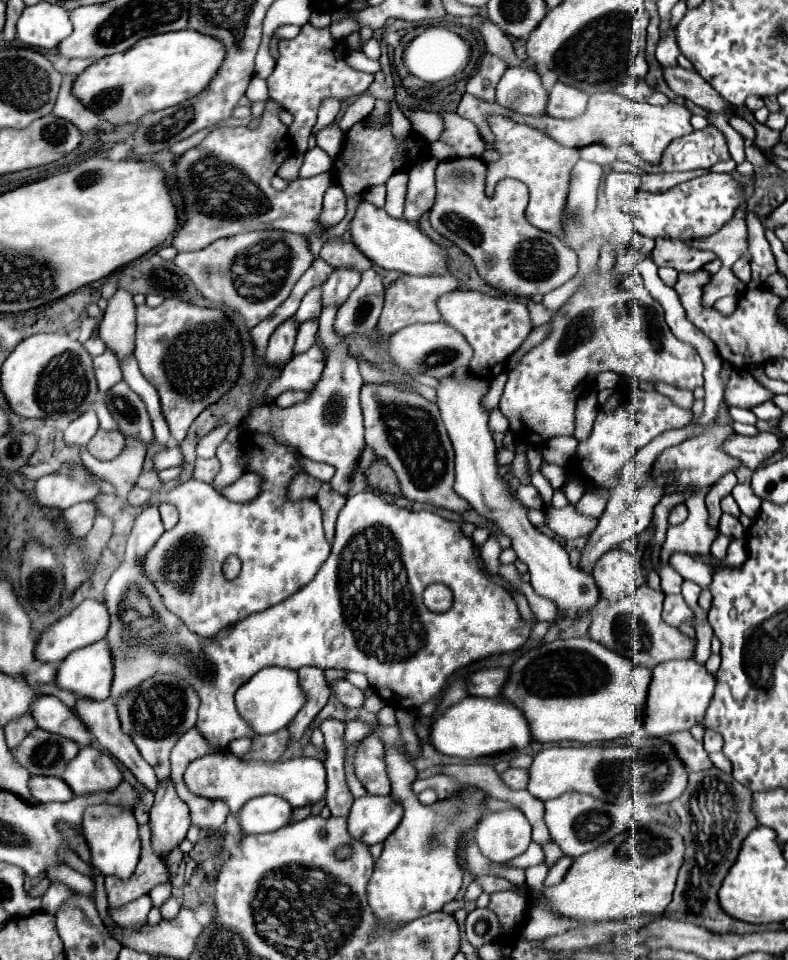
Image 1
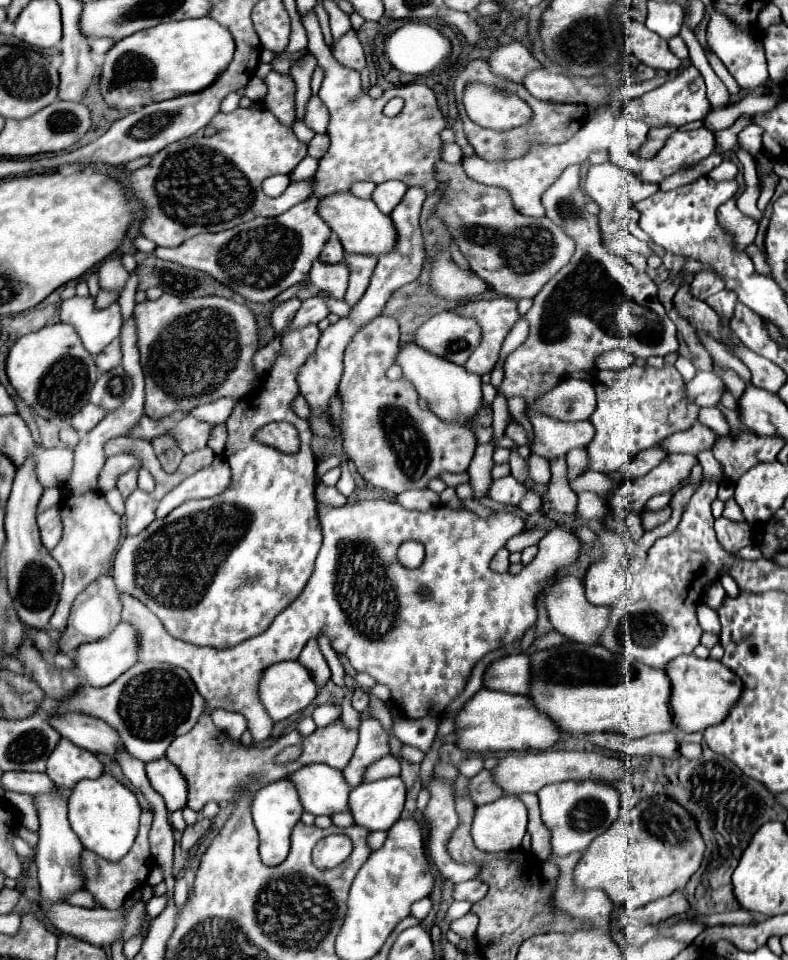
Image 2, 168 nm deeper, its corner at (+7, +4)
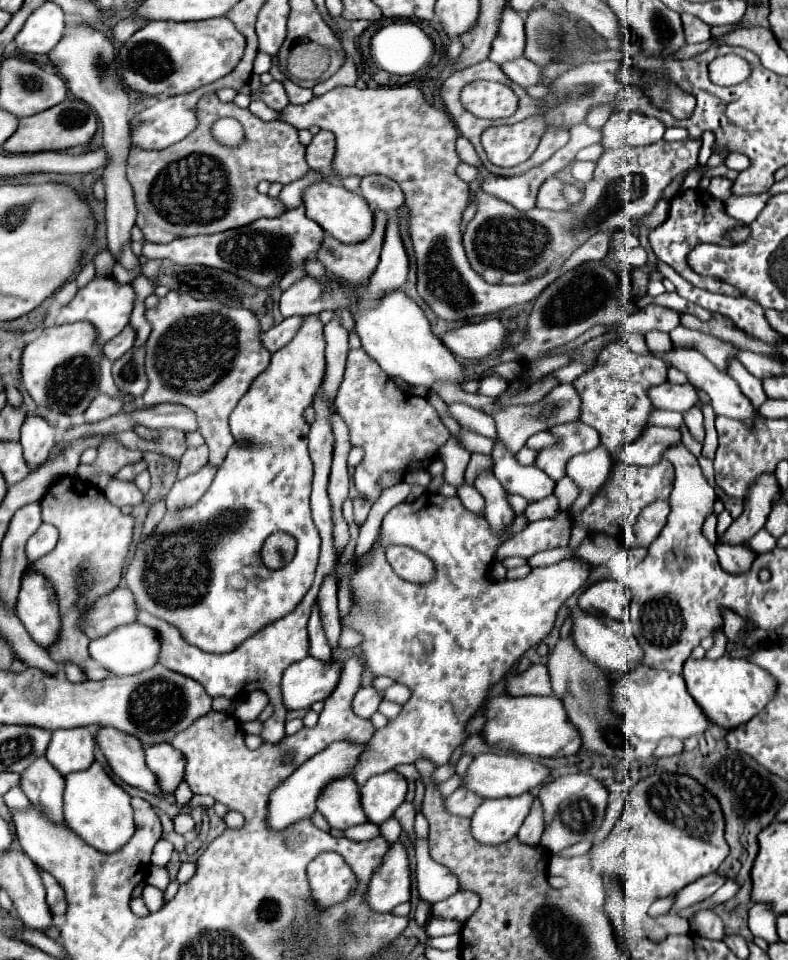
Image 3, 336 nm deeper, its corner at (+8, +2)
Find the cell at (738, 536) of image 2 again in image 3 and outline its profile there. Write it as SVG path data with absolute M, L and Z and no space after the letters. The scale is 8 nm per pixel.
M716 543L714 547L720 559L720 565L728 573L744 573L756 559L756 553L750 553L746 547L732 547L730 543Z

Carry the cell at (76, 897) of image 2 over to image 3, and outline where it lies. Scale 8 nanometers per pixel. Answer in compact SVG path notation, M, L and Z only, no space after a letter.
M38 869L40 871L40 877L42 877L42 883L46 887L46 893L48 893L48 905L50 905L50 911L56 915L56 917L62 917L66 915L66 909L68 909L68 903L66 903L66 895L64 895L64 889L62 885L44 869Z

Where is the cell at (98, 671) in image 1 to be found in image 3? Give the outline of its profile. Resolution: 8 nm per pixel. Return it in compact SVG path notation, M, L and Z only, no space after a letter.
M130 623L114 629L110 635L100 637L90 641L90 657L104 667L110 675L134 675L144 669L150 669L152 663L158 661L158 651L160 651L160 641L154 629L140 625L140 623Z

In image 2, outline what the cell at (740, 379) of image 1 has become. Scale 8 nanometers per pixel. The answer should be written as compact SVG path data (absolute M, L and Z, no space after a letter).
M699 371L689 383L685 383L685 397L699 407L717 405L723 391L725 391L725 383L713 371L709 373Z

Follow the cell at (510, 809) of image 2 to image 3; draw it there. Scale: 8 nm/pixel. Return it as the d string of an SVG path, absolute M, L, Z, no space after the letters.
M524 793L508 799L486 799L472 815L472 835L482 845L500 845L518 835L534 797Z

